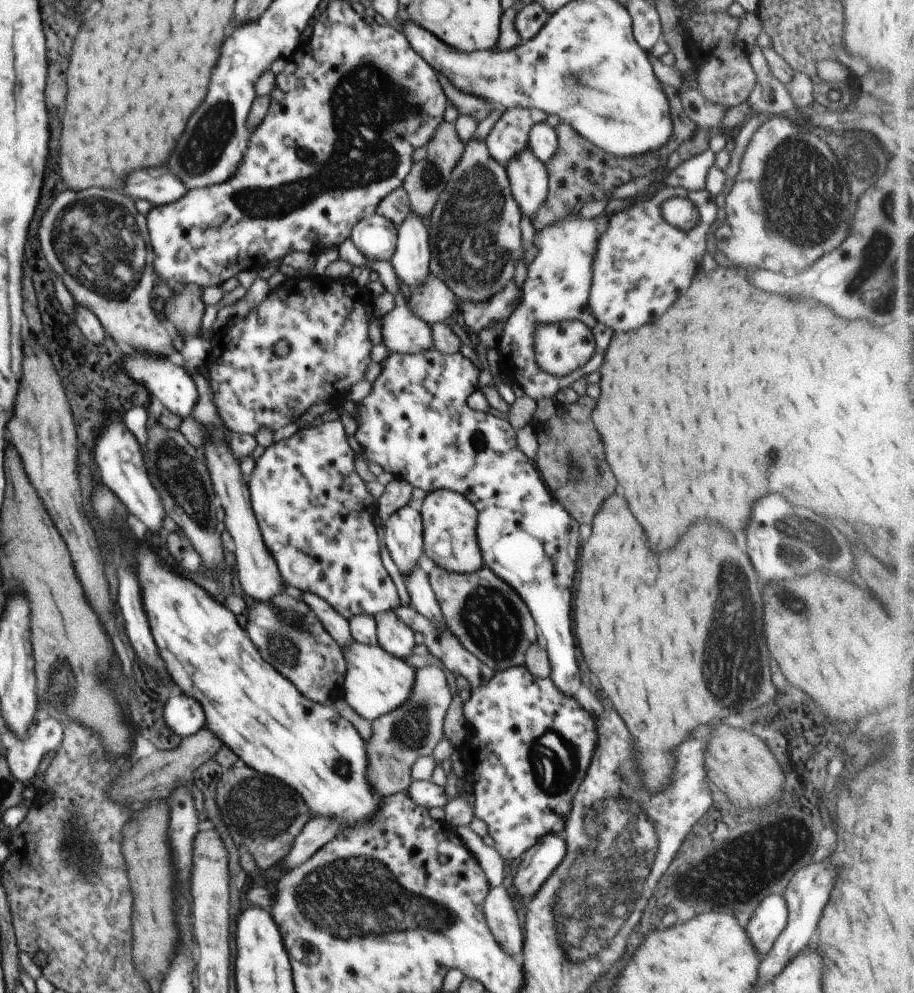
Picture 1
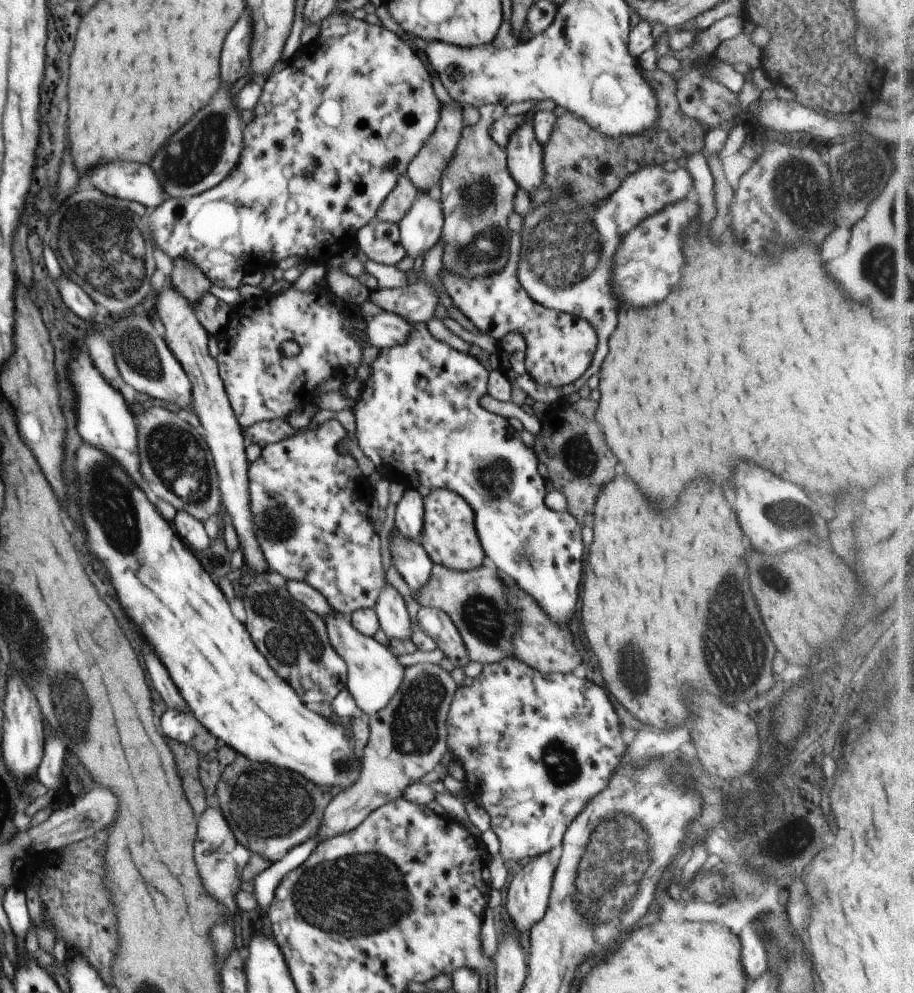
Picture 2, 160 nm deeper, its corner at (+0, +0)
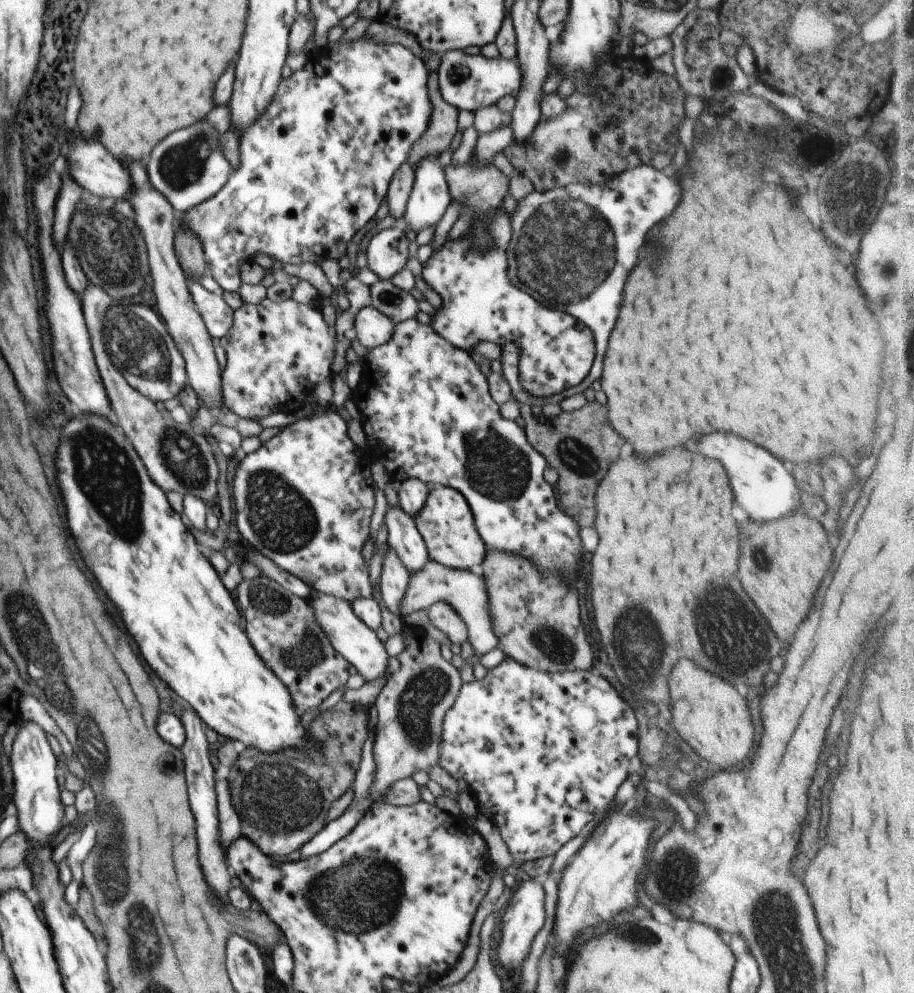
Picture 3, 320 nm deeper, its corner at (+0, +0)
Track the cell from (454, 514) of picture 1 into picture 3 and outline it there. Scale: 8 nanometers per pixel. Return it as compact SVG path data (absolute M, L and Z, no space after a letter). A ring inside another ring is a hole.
M437 485L430 491L424 506L417 512L416 523L429 558L438 564L465 571L474 564L482 564L488 548L476 530L468 501L454 488Z

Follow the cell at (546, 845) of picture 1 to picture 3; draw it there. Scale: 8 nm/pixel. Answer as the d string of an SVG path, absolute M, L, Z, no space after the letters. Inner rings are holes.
M543 880L525 881L521 883L520 889L513 894L512 899L506 907L506 912L502 918L500 926L500 942L498 943L496 956L498 962L502 964L504 970L510 976L514 977L514 970L518 970L524 964L525 958L531 953L531 946L534 937L544 926L544 890L542 888Z

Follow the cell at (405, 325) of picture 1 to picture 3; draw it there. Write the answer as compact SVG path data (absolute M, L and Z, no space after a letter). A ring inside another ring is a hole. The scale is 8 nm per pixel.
M371 304L362 307L355 317L354 330L357 346L373 349L390 340L395 322Z

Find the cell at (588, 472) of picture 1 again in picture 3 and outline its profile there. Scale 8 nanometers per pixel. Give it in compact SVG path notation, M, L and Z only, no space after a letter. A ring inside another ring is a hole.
M598 401L588 402L581 409L562 411L559 416L545 423L536 422L526 428L530 444L556 468L559 480L558 501L566 515L571 516L581 527L594 527L597 514L595 494L597 486L606 476L612 460L618 458L624 438L608 426L608 408Z

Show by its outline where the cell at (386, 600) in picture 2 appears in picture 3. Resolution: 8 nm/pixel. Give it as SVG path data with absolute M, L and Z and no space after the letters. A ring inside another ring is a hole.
M388 548L383 560L381 581L379 583L380 592L388 610L400 616L402 616L400 601L406 592L410 575L409 570L405 568L396 551Z

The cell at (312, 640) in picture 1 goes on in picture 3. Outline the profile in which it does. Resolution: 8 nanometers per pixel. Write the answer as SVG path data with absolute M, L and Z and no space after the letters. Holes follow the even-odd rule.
M262 574L251 579L243 578L236 592L247 637L263 663L289 690L294 706L306 710L316 708L326 696L345 686L350 676L350 664L331 645L306 598L296 596L281 587L278 581Z

